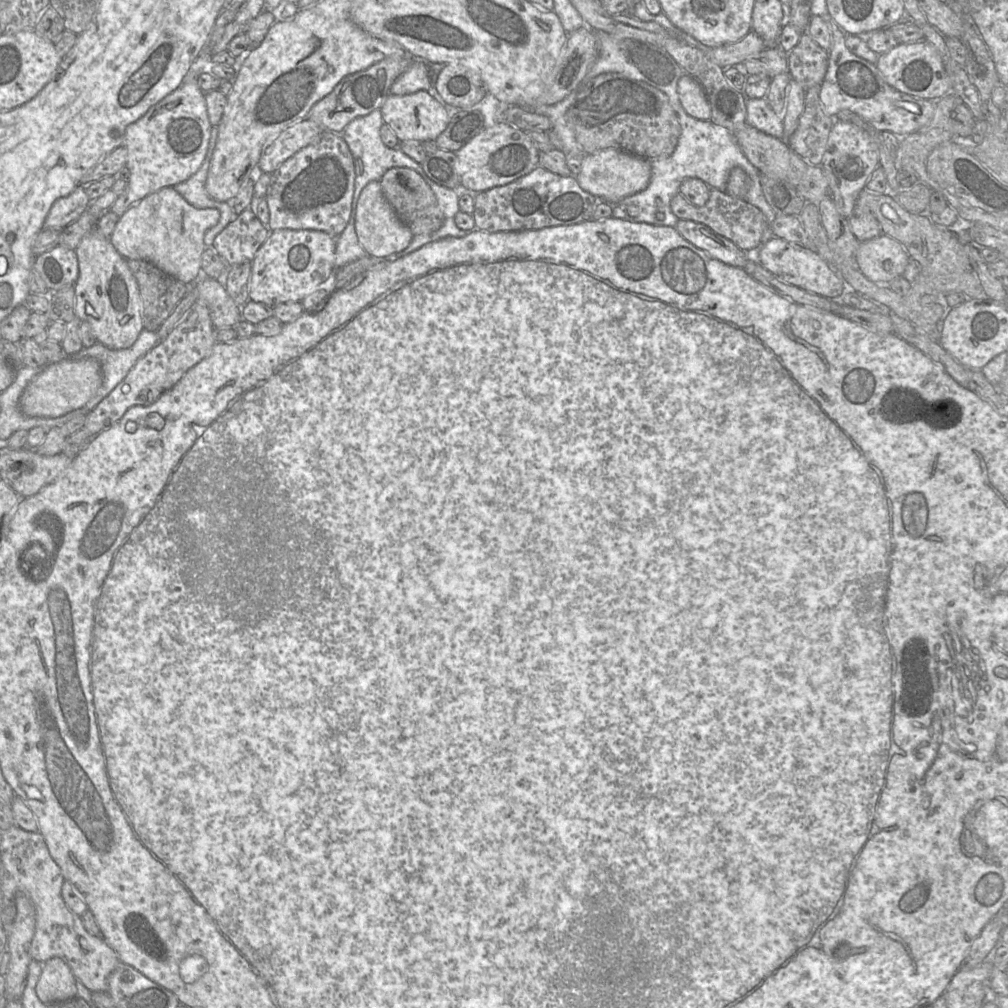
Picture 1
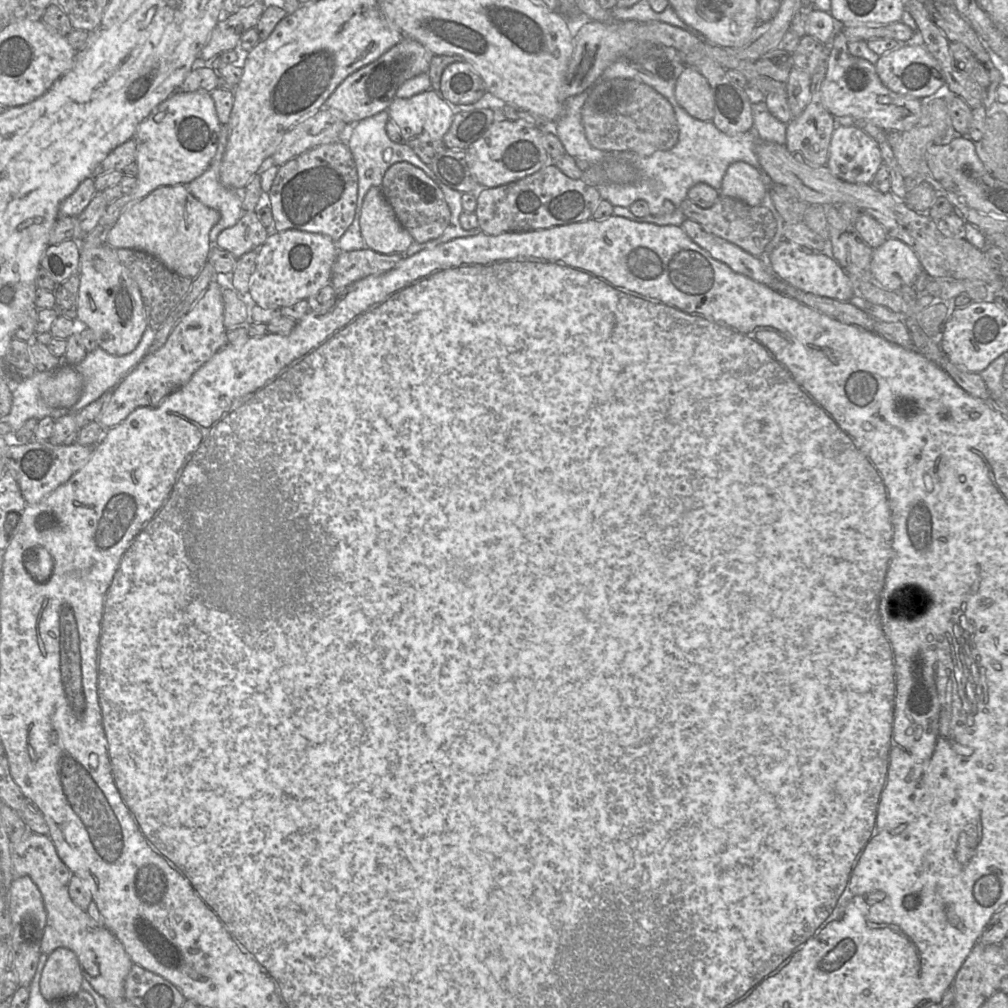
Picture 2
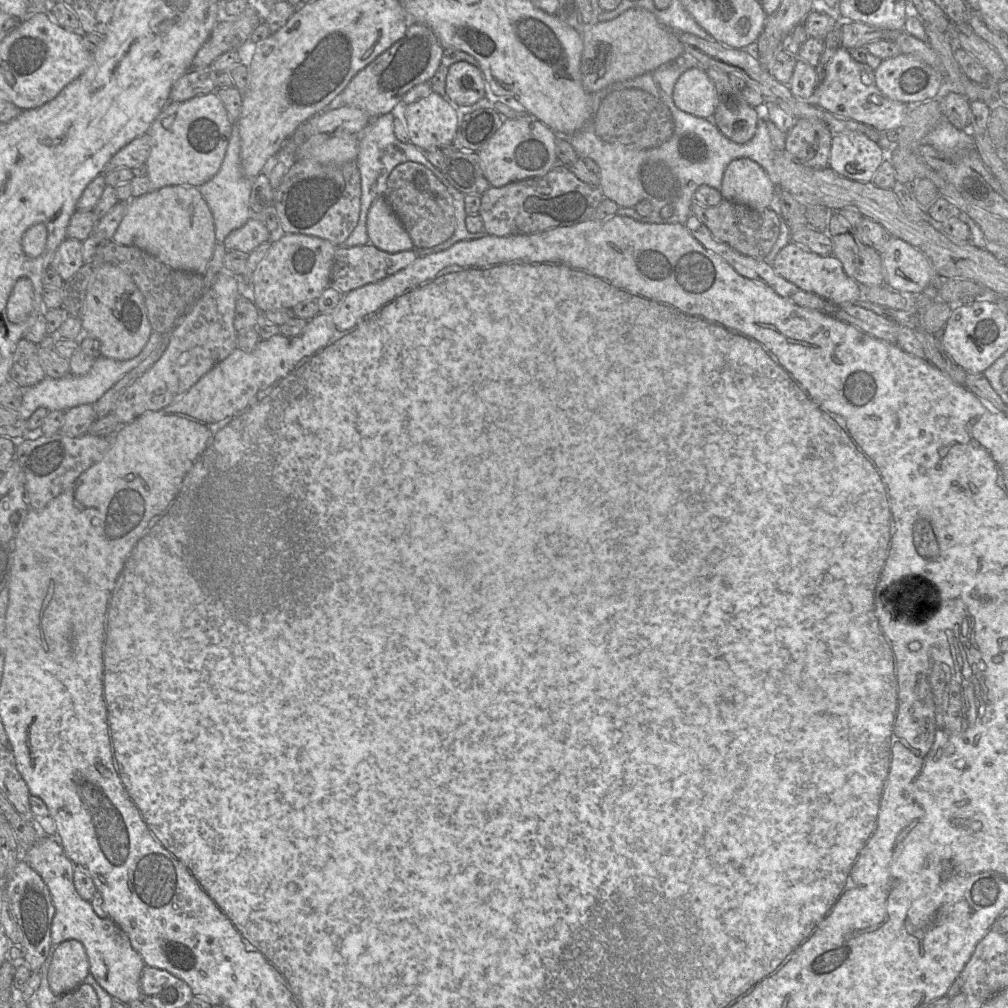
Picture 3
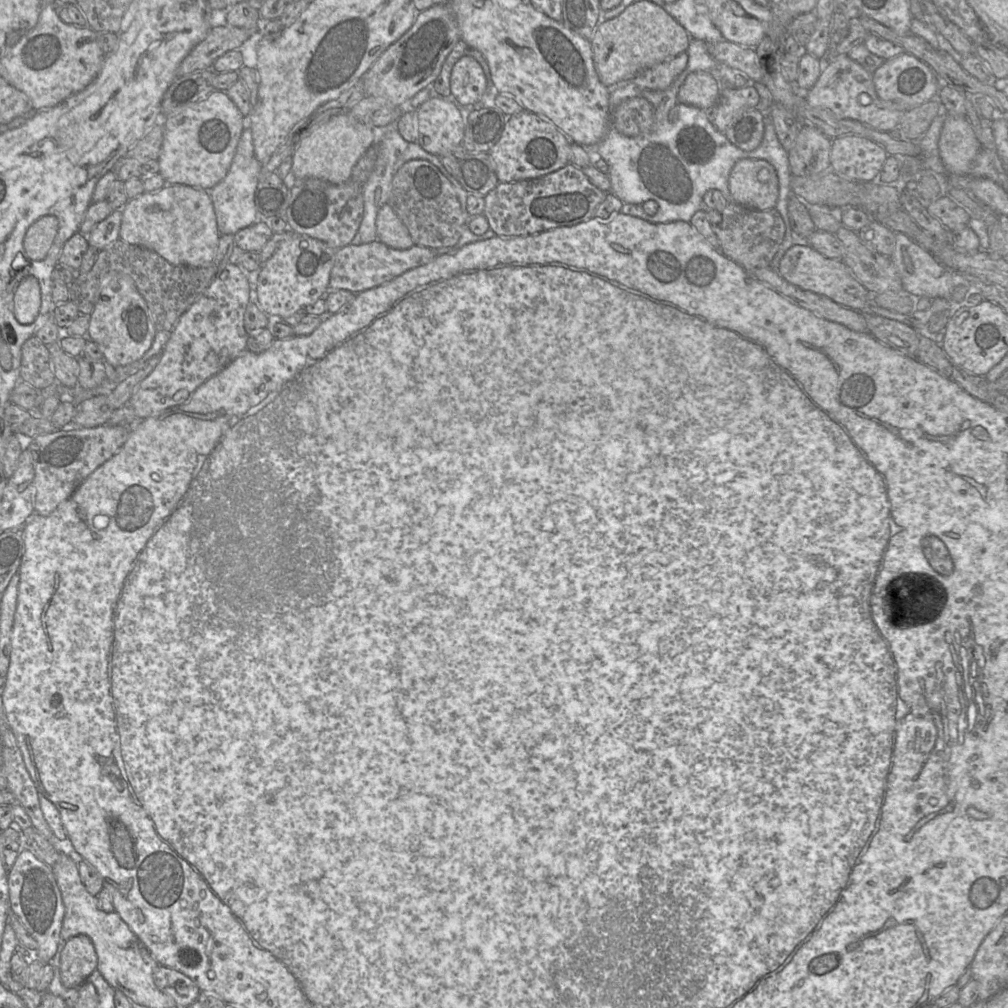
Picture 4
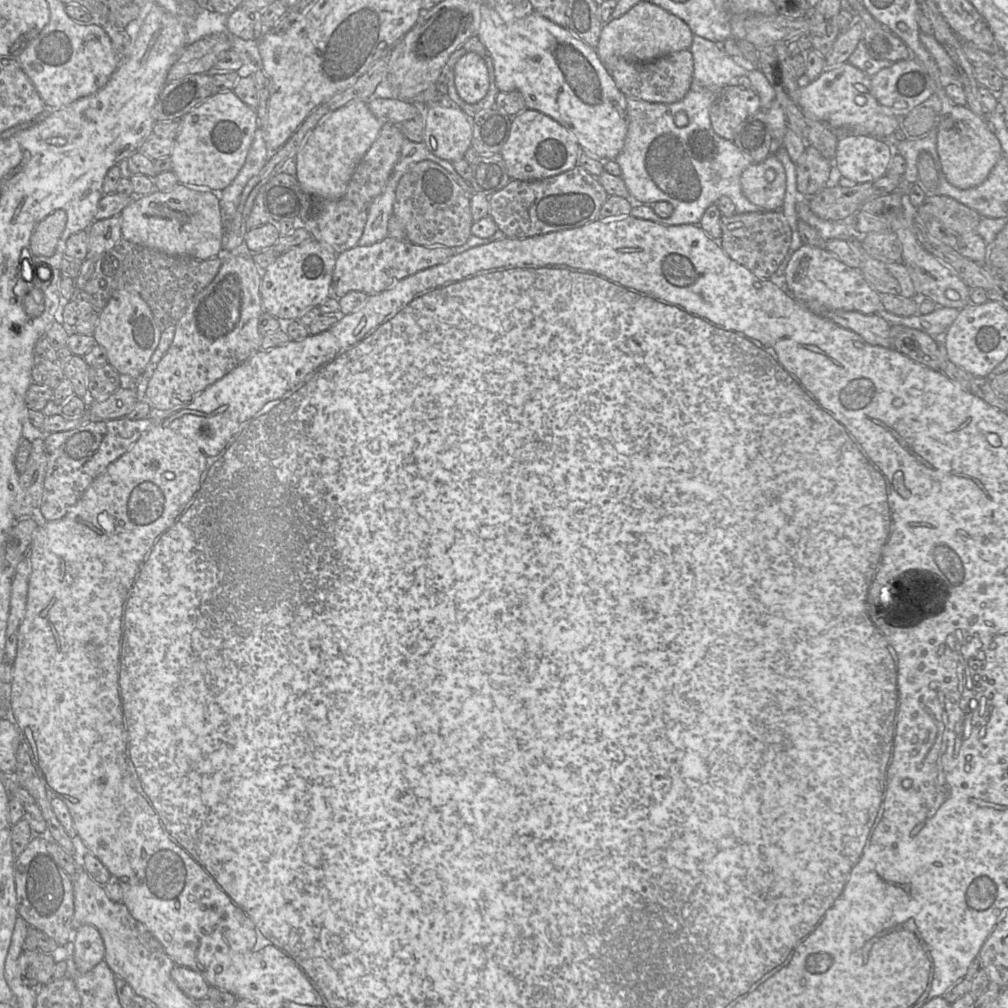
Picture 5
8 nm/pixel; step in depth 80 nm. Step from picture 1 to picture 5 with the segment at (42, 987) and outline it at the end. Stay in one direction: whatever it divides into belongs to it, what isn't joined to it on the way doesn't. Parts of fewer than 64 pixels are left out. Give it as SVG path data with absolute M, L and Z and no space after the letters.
M83 925L75 930L71 954L80 973L93 969L105 960L105 946L99 931L92 925Z

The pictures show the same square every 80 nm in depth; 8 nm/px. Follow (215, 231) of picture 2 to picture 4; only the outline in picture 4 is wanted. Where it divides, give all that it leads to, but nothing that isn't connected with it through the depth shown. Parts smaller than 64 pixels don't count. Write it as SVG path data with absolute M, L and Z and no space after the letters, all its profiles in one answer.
M245 125L228 173L213 188L204 189L210 195L220 235L234 235L239 230L260 222L254 197L261 167L262 164L255 157L251 130Z

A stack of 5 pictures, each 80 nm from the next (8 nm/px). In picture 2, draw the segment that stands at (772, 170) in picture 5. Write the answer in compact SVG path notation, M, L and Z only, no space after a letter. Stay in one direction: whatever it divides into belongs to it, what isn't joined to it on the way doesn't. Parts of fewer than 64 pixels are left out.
M738 161L729 165L719 191L720 195L740 200L750 206L759 206L768 193L769 186L757 169Z

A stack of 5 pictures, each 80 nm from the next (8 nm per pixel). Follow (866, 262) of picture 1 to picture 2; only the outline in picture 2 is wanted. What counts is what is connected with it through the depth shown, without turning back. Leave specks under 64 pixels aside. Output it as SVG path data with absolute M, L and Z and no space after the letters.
M889 237L881 246L873 249L870 269L872 280L889 291L898 291L903 286L913 286L916 278L924 272L915 253L903 242Z

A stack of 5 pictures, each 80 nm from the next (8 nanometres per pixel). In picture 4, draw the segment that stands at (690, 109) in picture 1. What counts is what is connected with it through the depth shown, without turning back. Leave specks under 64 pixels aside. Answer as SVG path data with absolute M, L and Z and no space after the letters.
M706 71L690 73L678 91L681 104L694 106L708 111L715 107L719 100L721 85Z

